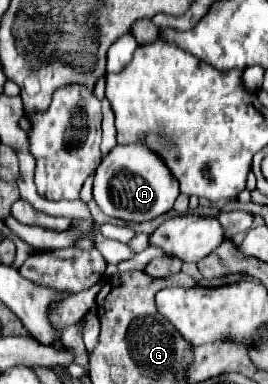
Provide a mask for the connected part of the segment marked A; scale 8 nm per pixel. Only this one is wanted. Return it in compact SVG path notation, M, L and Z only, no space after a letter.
M118 144L110 150L100 166L96 168L94 178L94 200L98 202L100 210L110 218L122 218L128 222L146 222L158 218L160 214L172 210L178 194L180 184L174 180L166 162L146 144Z

